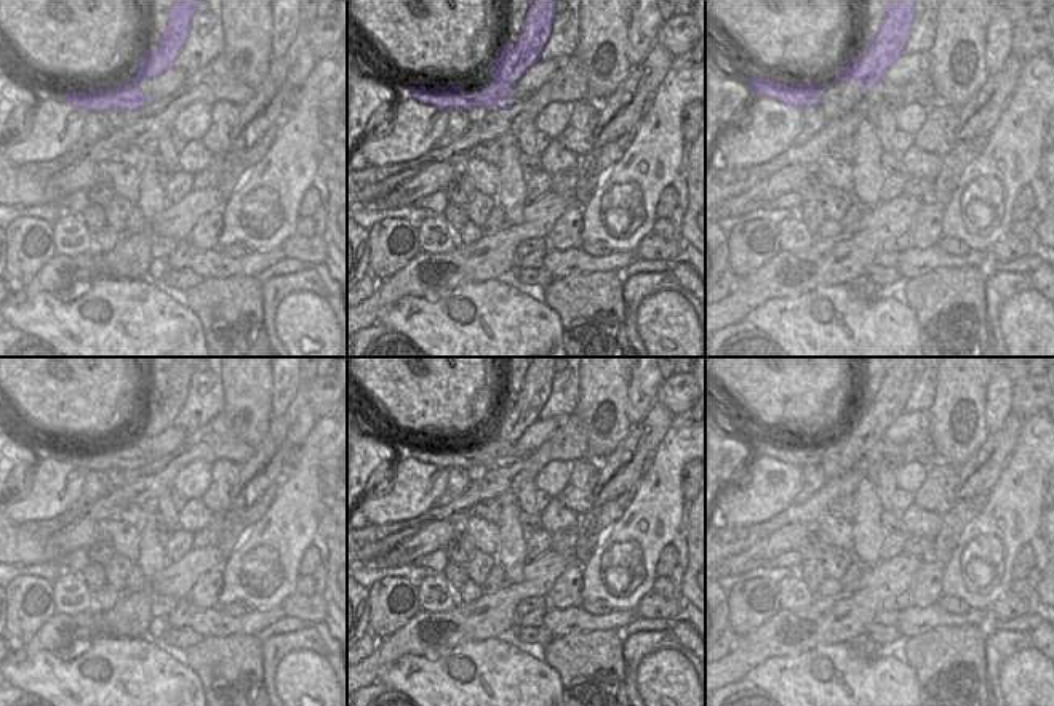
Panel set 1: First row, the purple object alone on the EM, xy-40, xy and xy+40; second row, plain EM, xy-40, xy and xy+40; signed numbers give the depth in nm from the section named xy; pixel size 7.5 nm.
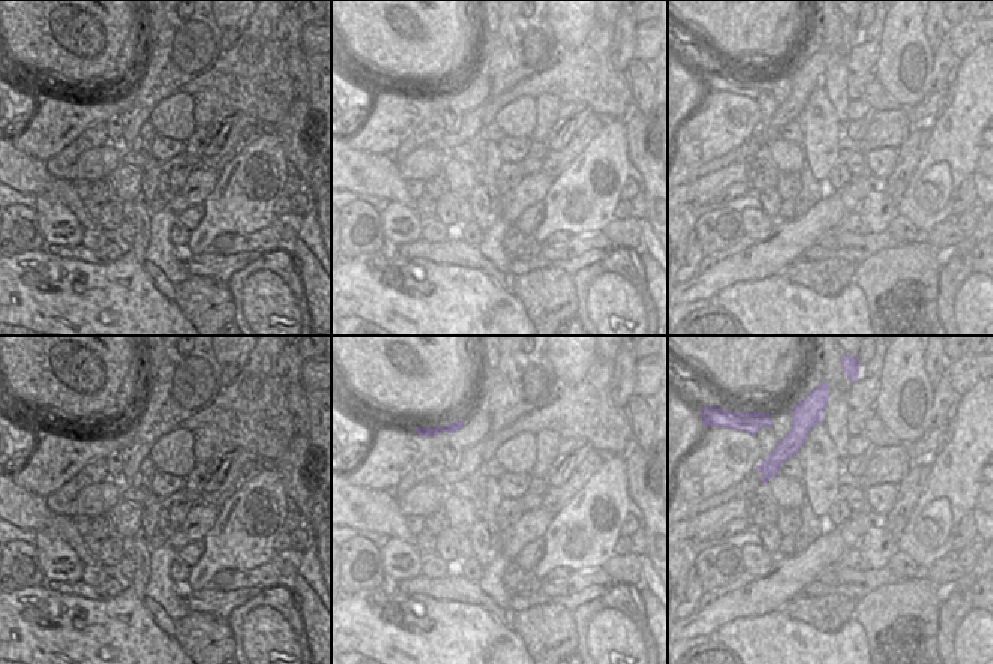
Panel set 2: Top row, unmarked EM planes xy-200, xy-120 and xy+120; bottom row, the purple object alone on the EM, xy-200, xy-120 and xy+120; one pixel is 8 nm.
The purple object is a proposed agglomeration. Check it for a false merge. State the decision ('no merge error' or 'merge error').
merge error

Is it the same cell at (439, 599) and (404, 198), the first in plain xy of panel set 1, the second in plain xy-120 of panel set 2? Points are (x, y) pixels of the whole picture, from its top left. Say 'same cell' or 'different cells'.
different cells

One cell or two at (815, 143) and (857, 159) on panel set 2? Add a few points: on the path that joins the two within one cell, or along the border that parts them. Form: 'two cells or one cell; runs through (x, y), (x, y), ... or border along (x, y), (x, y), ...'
two cells; border along (854, 146), (843, 146), (837, 161)

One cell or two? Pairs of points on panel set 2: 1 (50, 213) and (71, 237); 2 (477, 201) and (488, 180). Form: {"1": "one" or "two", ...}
{"1": "one", "2": "two"}

